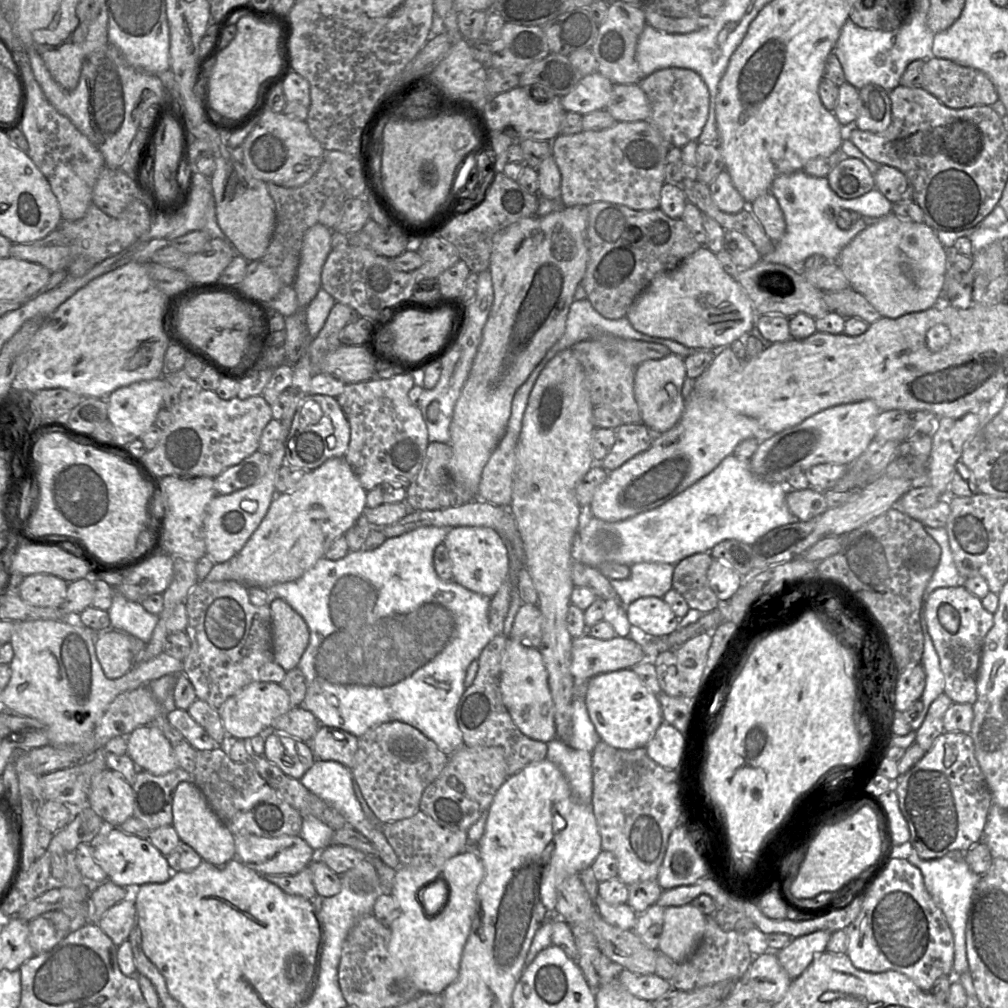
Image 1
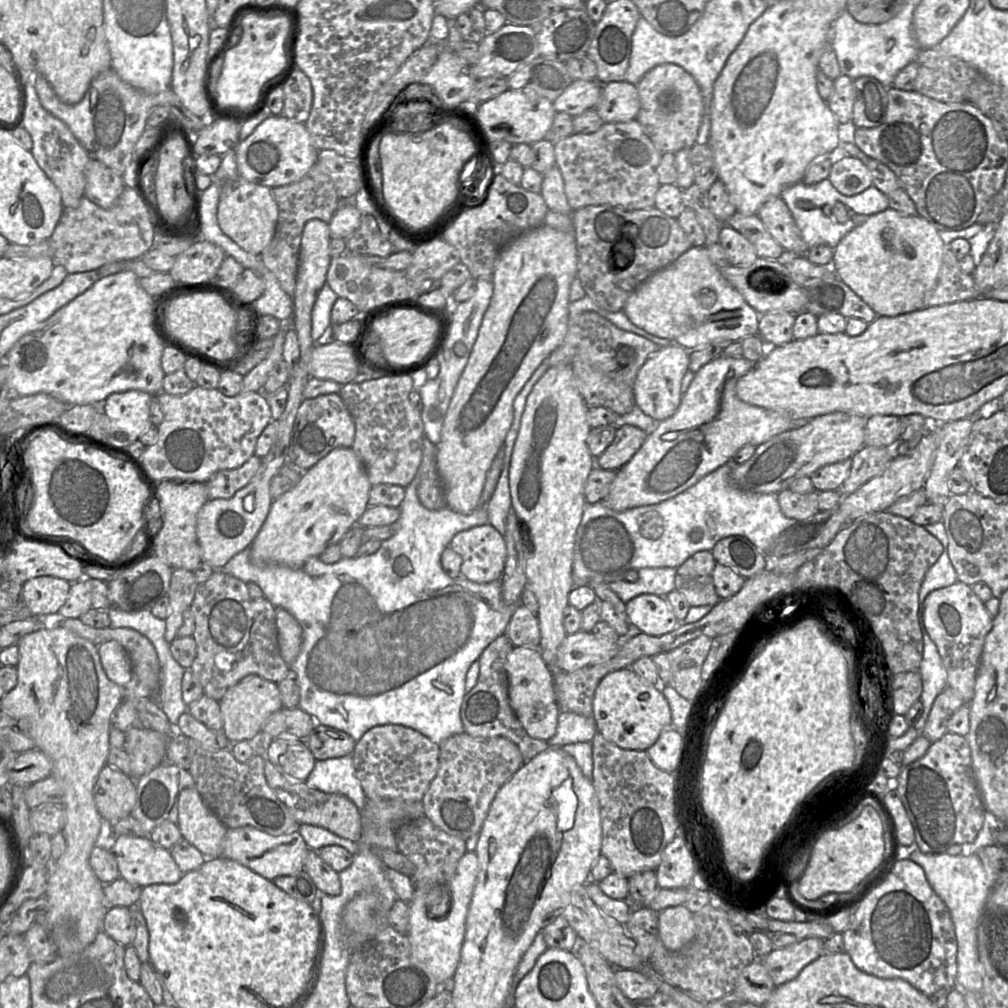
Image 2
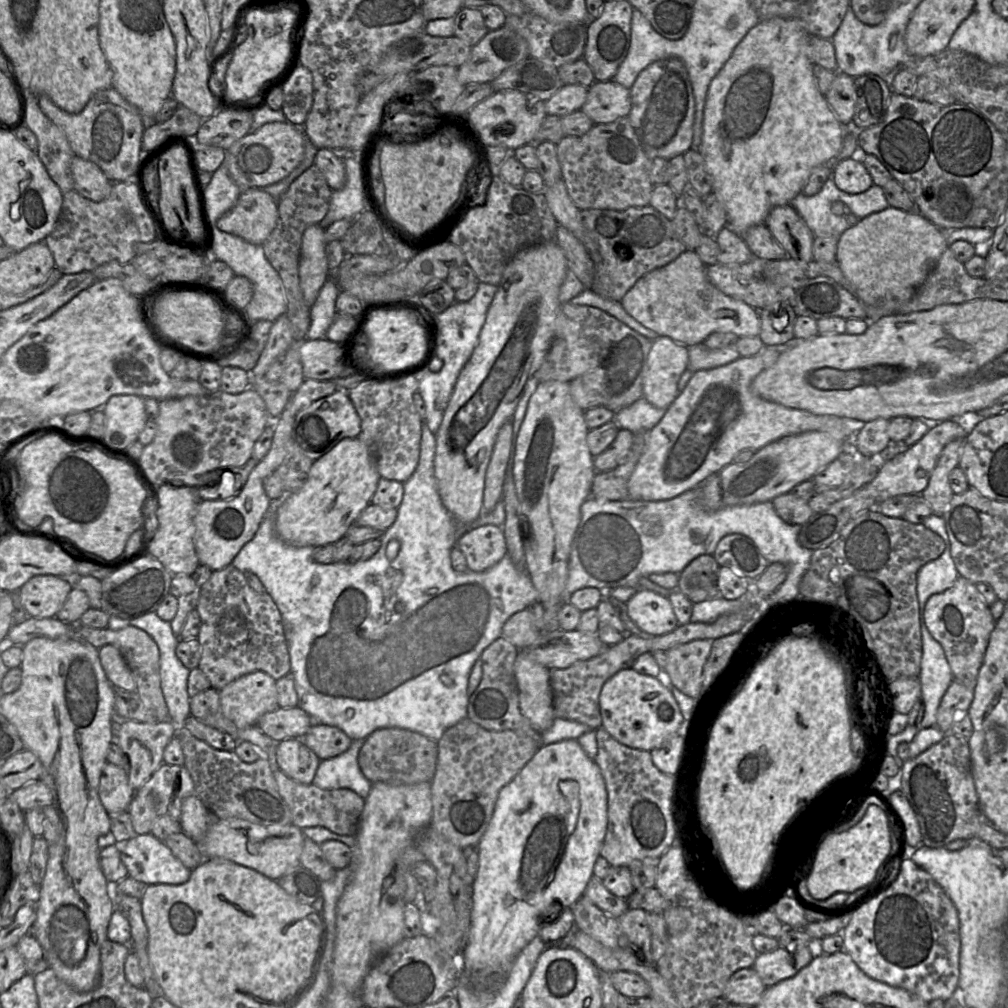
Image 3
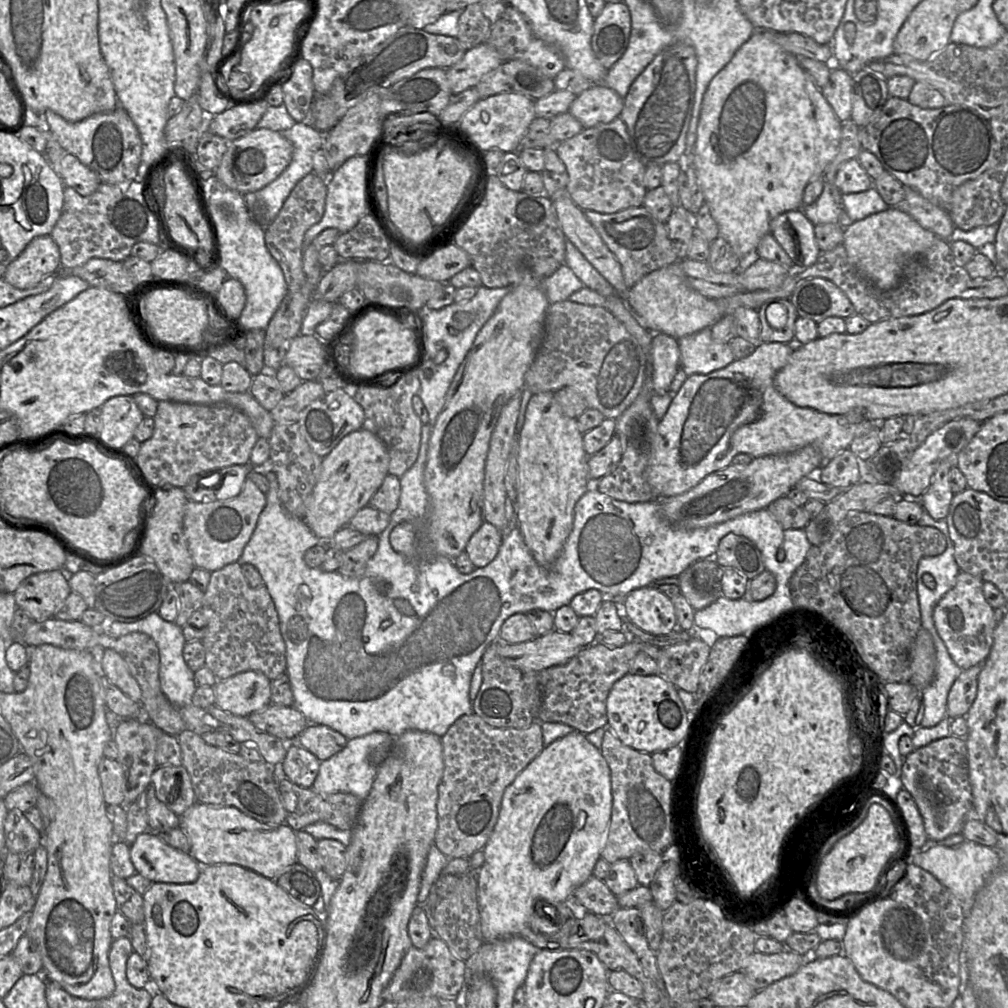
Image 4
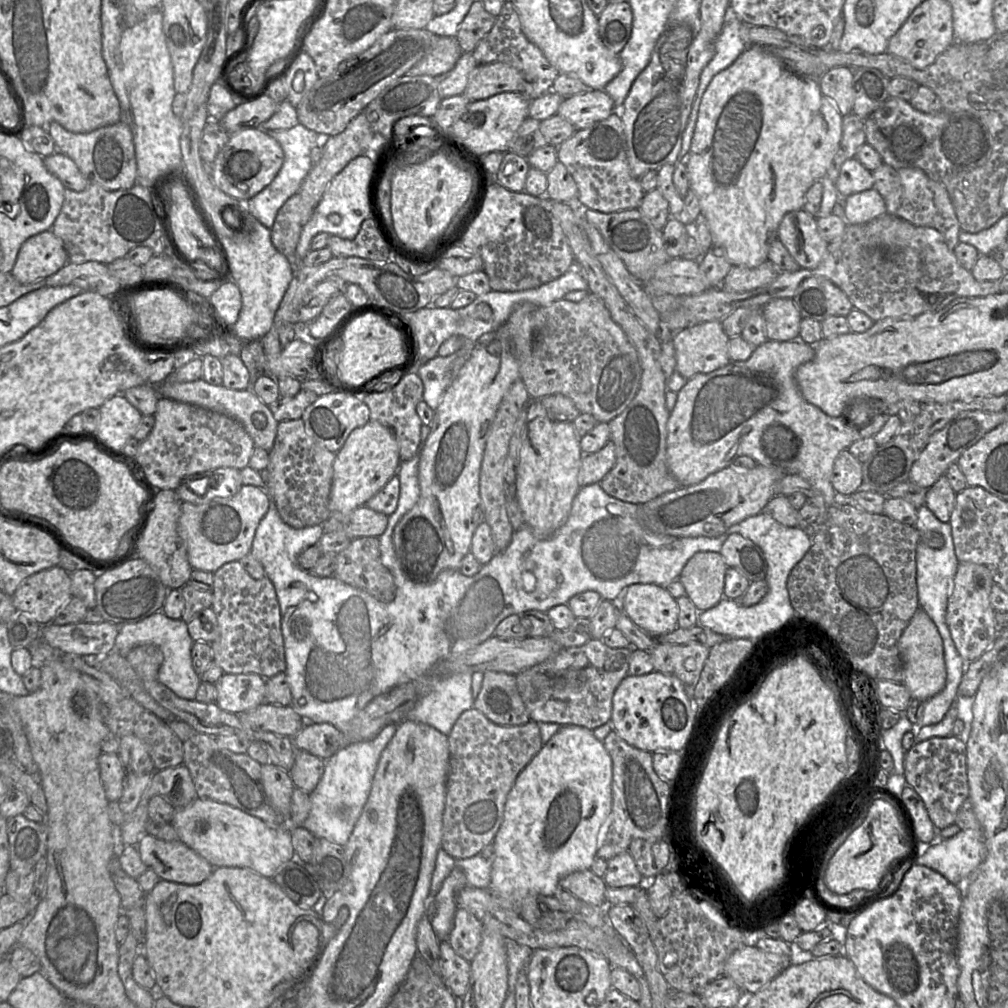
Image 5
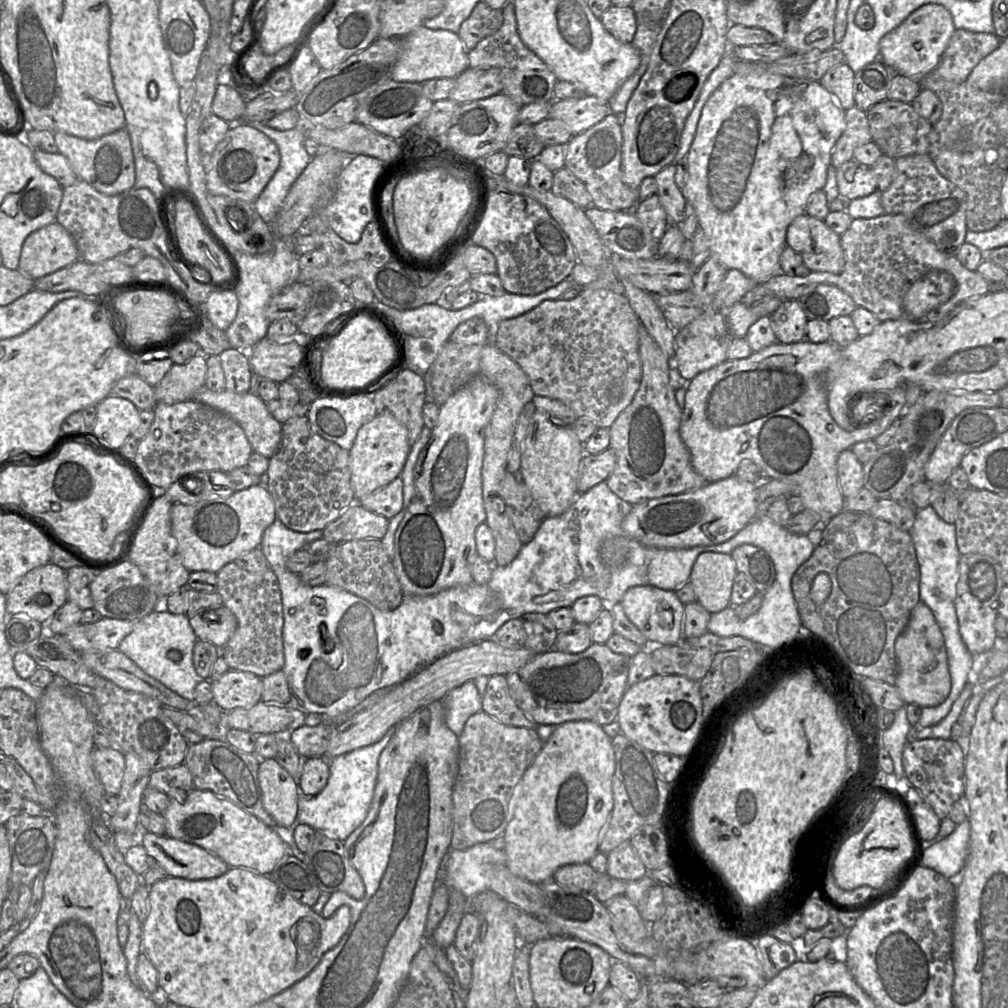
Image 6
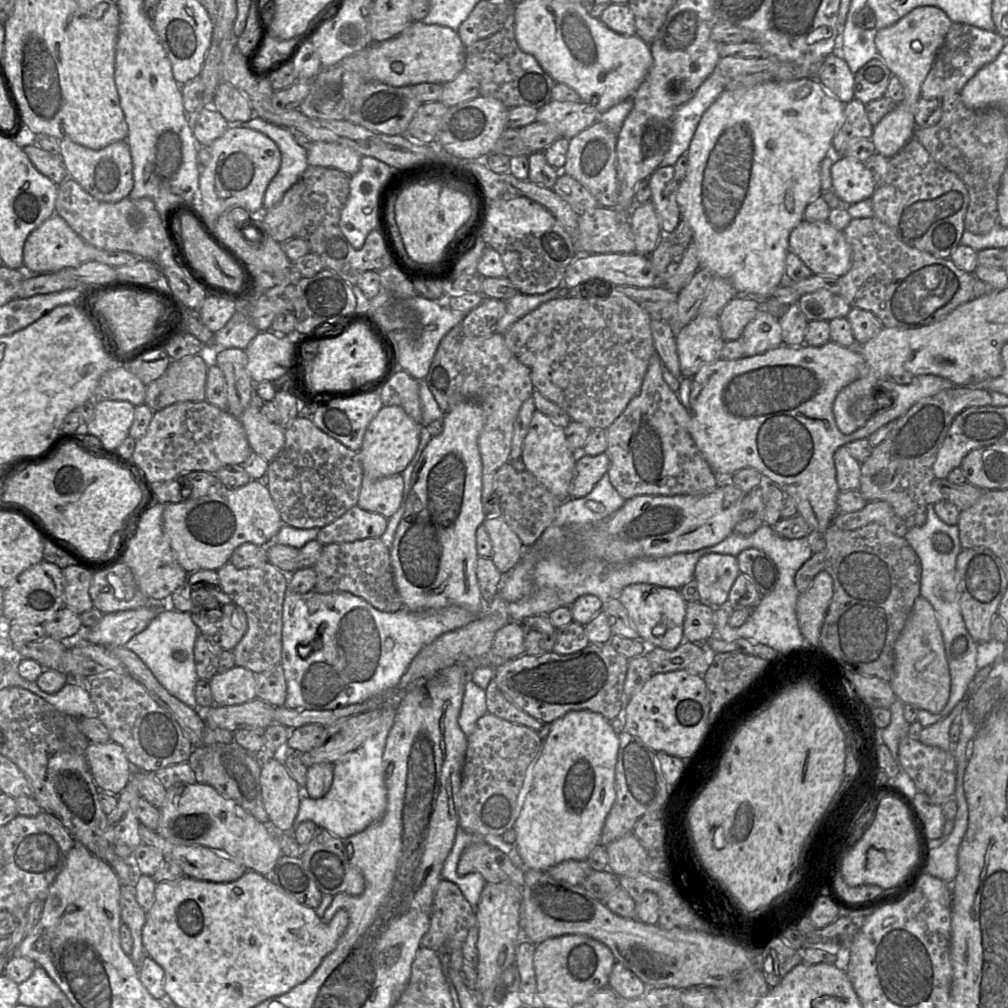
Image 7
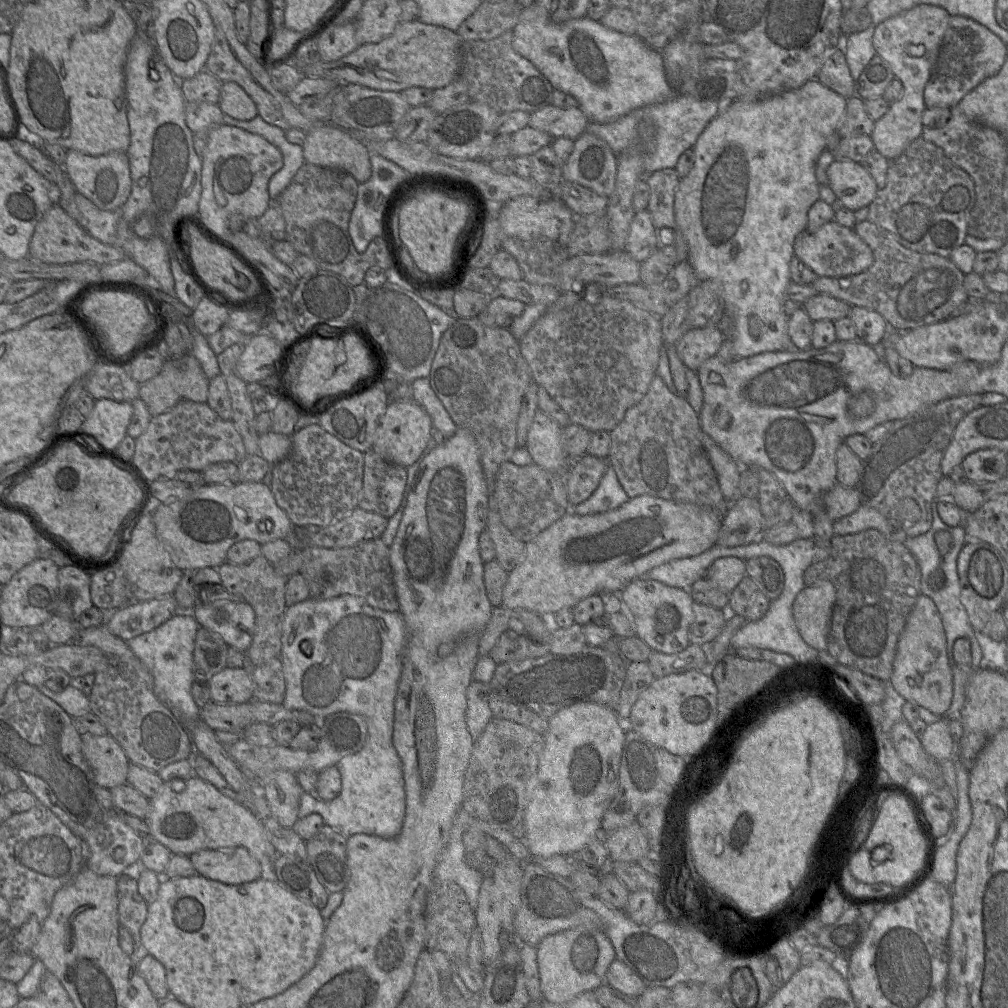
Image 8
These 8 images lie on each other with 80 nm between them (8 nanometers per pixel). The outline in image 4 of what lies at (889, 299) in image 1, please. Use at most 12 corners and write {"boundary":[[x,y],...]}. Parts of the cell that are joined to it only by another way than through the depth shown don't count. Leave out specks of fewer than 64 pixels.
{"boundary":[[889,207],[846,227],[850,262],[881,290],[936,238]]}

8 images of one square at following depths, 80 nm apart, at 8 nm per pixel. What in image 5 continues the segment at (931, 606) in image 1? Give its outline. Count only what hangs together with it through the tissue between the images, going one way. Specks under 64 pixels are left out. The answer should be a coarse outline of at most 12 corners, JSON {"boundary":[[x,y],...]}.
{"boundary":[[959,562],[945,621],[968,664],[998,629],[990,570]]}

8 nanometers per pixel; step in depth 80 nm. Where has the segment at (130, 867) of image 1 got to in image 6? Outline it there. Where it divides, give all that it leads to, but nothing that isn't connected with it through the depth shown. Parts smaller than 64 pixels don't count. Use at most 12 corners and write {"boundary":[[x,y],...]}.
{"boundary":[[142,830],[137,843],[169,877],[224,875],[227,863],[207,850]]}

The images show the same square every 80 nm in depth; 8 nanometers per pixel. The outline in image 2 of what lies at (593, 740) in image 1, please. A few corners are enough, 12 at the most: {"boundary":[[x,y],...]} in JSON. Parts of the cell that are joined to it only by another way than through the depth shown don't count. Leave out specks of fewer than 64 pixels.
{"boundary":[[561,712],[547,743],[562,747],[591,742],[597,732],[593,717]]}

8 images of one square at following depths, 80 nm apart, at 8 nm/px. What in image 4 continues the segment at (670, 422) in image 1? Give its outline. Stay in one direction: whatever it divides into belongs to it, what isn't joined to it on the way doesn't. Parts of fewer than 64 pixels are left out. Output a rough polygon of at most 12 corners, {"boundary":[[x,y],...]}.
{"boundary":[[653,333],[654,393],[670,392],[680,369],[678,339]]}

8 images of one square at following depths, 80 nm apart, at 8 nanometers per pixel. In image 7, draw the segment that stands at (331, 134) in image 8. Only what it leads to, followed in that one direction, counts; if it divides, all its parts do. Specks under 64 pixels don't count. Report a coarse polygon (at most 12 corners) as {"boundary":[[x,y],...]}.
{"boundary":[[312,142],[309,166],[334,168],[351,176],[362,157],[338,143]]}

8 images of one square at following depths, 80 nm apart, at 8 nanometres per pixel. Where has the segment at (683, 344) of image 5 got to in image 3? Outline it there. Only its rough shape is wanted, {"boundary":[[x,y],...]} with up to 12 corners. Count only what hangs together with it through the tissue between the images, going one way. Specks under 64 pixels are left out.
{"boundary":[[734,343],[716,350],[688,347],[692,372],[726,365],[741,356]]}

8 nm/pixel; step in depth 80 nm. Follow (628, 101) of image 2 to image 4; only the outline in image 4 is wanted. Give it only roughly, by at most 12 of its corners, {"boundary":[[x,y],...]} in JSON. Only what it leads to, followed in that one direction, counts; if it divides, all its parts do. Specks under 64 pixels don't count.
{"boundary":[[603,83],[578,94],[569,110],[589,128],[620,116],[624,98]]}

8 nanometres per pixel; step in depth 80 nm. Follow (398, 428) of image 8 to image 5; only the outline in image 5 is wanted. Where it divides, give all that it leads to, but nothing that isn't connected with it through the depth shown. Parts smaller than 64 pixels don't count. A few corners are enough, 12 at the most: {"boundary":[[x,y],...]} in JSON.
{"boundary":[[354,429],[336,453],[329,511],[364,506],[397,473],[393,432]]}

